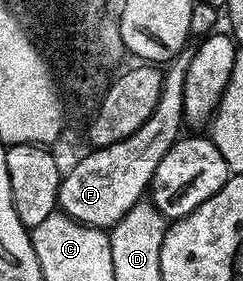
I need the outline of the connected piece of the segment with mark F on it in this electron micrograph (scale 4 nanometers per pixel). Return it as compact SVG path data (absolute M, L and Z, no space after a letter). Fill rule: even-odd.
M182 49L170 62L170 66L163 69L164 81L162 82L162 94L158 106L154 106L154 114L142 122L142 126L130 138L122 142L114 142L114 146L105 148L92 148L89 156L84 156L72 169L63 173L60 182L59 211L74 219L79 224L85 224L88 228L101 228L111 230L127 212L142 200L149 191L154 170L158 170L158 162L162 162L162 154L174 146L174 142L180 139L184 122L184 87L186 86L186 70L190 70L190 58L193 49Z

